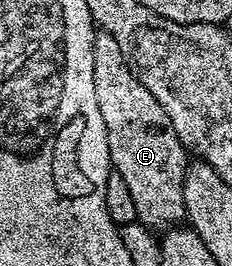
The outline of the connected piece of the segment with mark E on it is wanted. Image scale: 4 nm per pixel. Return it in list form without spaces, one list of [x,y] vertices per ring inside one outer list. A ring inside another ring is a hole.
[[[98,30],[94,36],[92,52],[92,76],[96,84],[96,104],[100,104],[100,116],[104,116],[104,128],[108,132],[108,152],[113,173],[124,176],[124,184],[128,184],[128,192],[132,192],[132,204],[136,204],[138,221],[147,228],[162,226],[174,228],[186,218],[184,208],[184,176],[188,165],[188,151],[172,128],[172,120],[168,120],[168,112],[160,108],[160,100],[140,84],[140,80],[132,72],[126,62],[124,52],[120,52],[120,44],[108,32]]]

